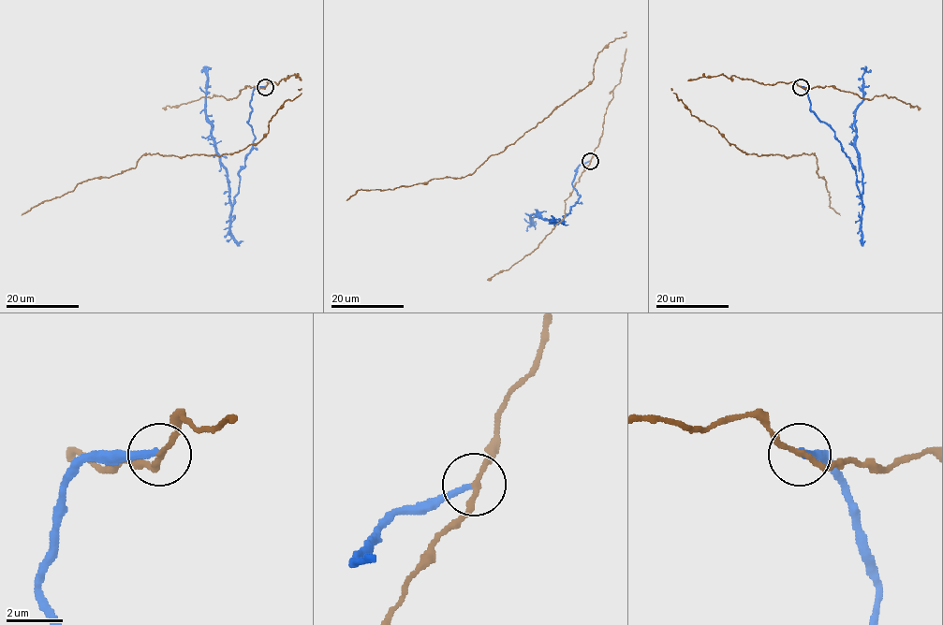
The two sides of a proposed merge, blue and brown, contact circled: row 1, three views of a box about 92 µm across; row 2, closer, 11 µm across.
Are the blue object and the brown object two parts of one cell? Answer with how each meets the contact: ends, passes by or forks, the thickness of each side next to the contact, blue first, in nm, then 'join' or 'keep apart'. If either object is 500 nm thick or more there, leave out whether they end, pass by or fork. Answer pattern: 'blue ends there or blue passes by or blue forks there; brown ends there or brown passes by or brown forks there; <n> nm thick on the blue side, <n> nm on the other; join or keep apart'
blue ends there; brown passes by; 240 nm thick on the blue side, 180 nm on the other; keep apart

